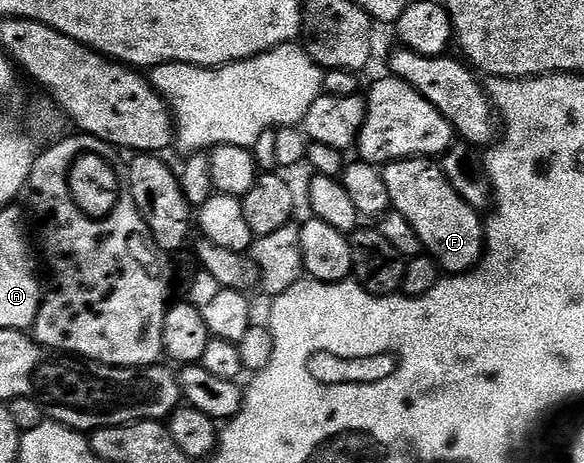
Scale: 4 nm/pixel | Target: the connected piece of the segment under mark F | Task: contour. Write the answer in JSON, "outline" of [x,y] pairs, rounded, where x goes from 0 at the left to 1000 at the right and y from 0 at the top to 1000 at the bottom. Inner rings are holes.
{"outline":[[[740,341],[685,343],[658,354],[656,391],[670,417],[671,454],[690,460],[717,503],[723,536],[769,594],[793,594],[824,566],[830,540],[830,495],[825,467],[765,391],[753,359]]]}

